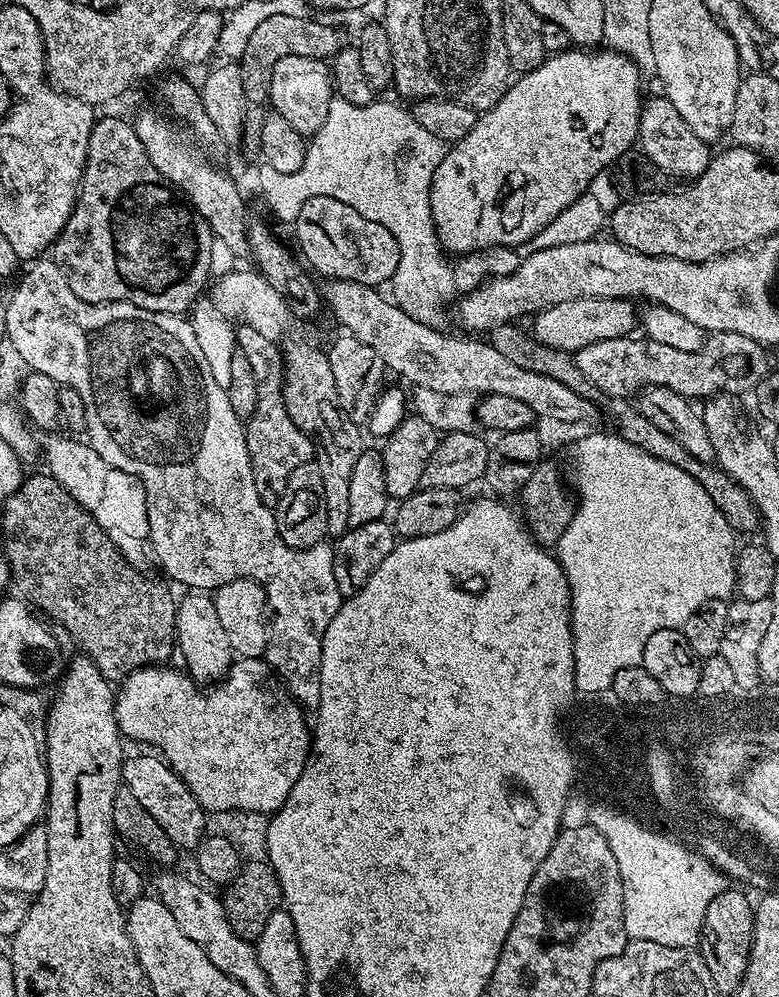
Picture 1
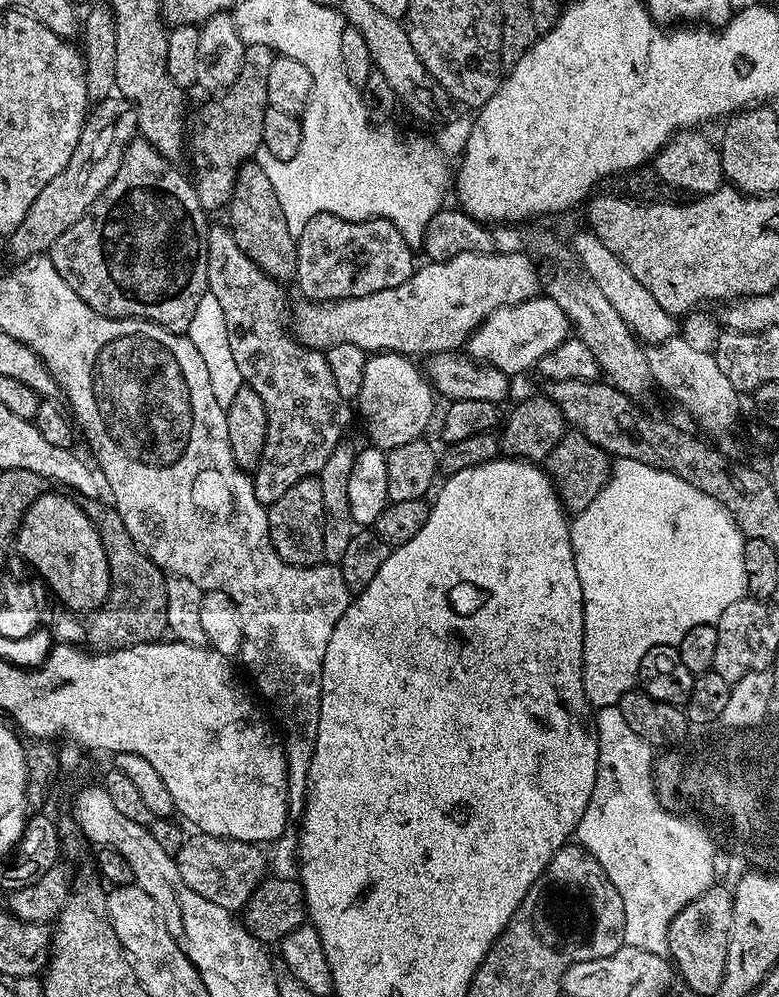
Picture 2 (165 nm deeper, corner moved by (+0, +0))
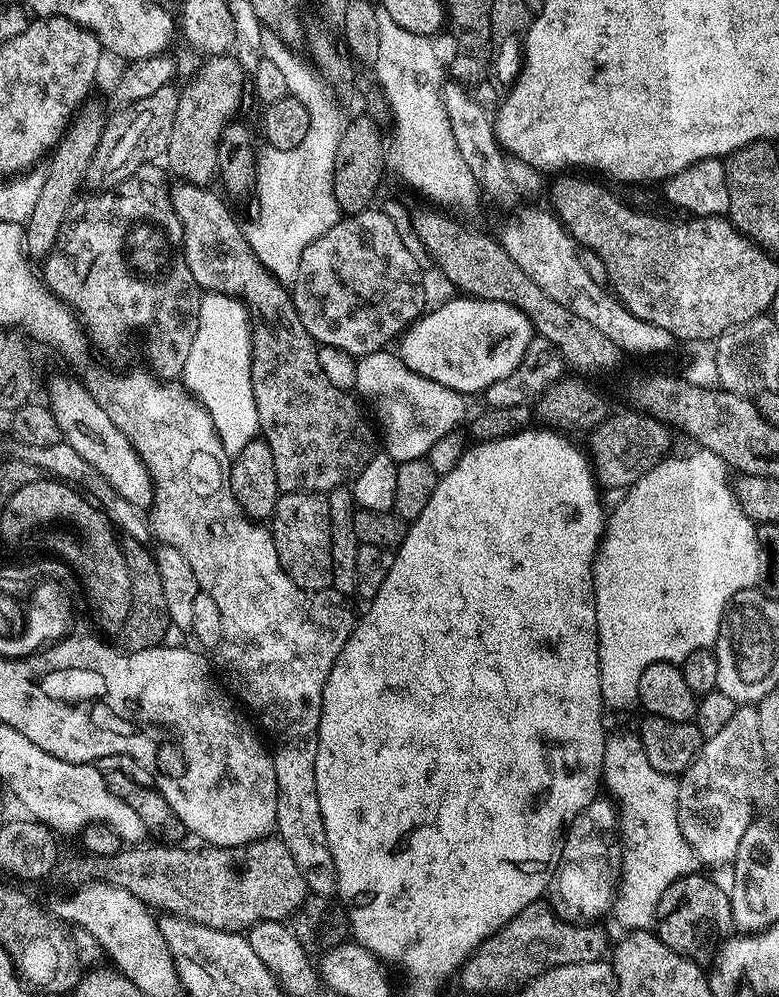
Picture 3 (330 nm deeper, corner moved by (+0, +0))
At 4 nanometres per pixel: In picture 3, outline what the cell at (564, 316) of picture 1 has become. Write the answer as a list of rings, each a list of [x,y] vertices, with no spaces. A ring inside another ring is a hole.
[[[475,298],[460,299],[462,300],[448,300],[445,304],[438,305],[433,312],[425,311],[415,324],[408,325],[399,337],[398,355],[406,367],[422,374],[422,378],[430,378],[461,394],[480,394],[494,381],[509,376],[518,366],[518,362],[522,362],[532,341],[534,329],[527,314],[512,304]]]

